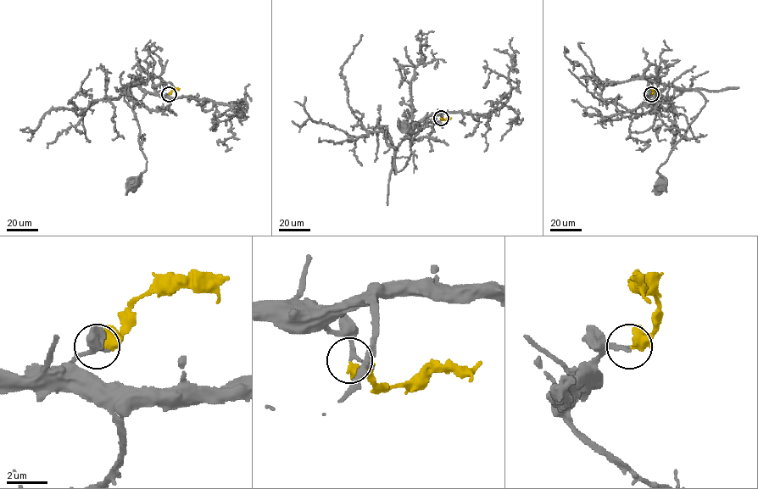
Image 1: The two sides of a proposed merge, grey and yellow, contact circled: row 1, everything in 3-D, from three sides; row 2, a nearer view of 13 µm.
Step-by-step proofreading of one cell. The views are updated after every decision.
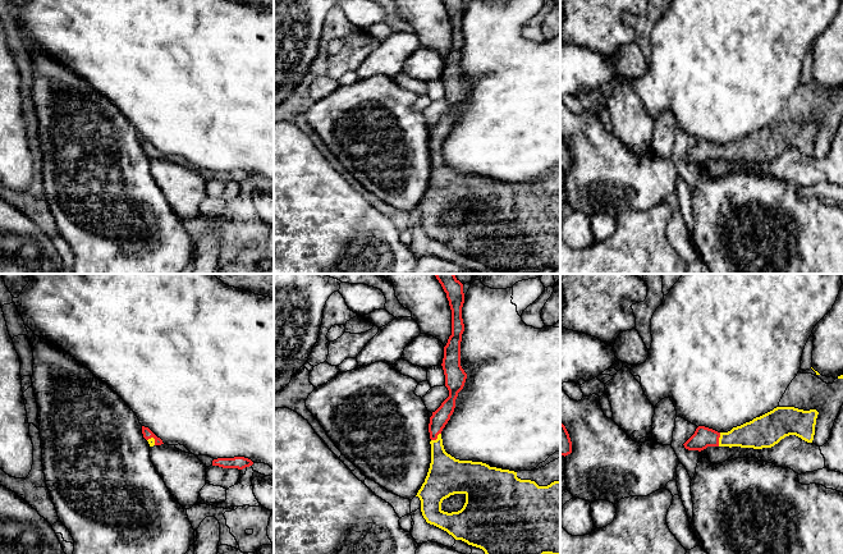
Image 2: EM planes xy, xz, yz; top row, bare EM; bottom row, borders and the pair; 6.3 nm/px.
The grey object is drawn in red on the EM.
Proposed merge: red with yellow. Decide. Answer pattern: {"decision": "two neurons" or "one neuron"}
{"decision": "one neuron"}

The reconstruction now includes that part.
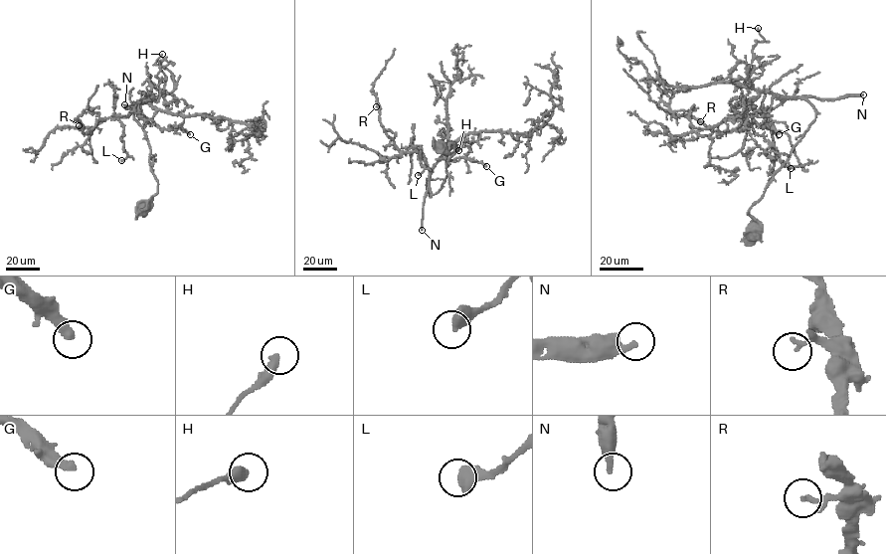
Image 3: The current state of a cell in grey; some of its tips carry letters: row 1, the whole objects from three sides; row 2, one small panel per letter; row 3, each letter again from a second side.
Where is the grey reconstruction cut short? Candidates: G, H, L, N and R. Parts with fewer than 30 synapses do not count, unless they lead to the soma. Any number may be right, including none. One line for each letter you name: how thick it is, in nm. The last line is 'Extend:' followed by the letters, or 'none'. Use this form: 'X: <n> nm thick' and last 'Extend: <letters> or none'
G: 360 nm thick
N: 300 nm thick
Extend: G, N

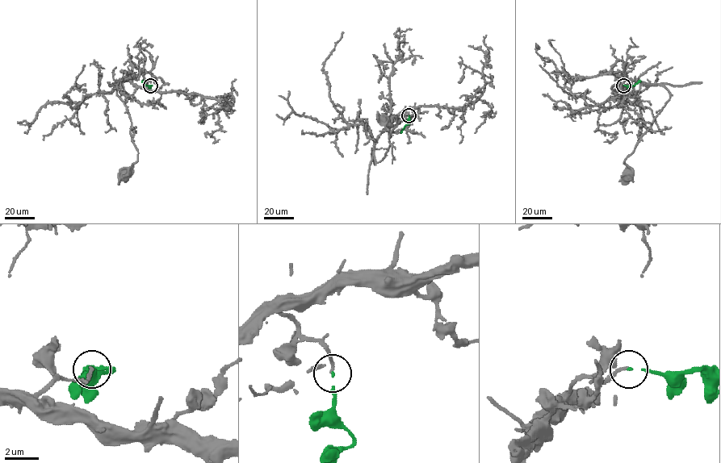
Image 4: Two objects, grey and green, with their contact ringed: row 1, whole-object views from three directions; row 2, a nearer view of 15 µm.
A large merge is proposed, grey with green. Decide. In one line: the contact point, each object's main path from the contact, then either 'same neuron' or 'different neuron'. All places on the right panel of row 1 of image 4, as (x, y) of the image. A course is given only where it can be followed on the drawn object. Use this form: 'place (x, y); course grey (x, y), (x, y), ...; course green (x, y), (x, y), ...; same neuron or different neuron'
place (623, 85); course grey (623, 85), (638, 80), (663, 85), (669, 95), (625, 160), (629, 177); course green (623, 85), (633, 85), (640, 81); same neuron

